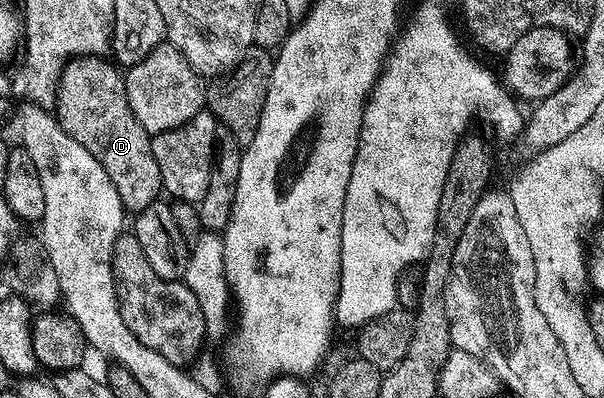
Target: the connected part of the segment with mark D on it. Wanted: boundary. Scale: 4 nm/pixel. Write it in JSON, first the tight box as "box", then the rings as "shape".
{"box":[57,56,163,214],"shape":[[[77,56],[67,62],[62,75],[57,78],[57,119],[69,138],[81,142],[81,146],[85,146],[85,150],[105,166],[105,174],[109,174],[113,186],[117,186],[124,209],[138,214],[145,210],[145,206],[160,199],[163,179],[161,170],[157,170],[157,158],[153,158],[152,133],[145,131],[141,122],[133,118],[133,110],[129,110],[129,98],[125,94],[124,73],[108,60],[103,56]]]}

